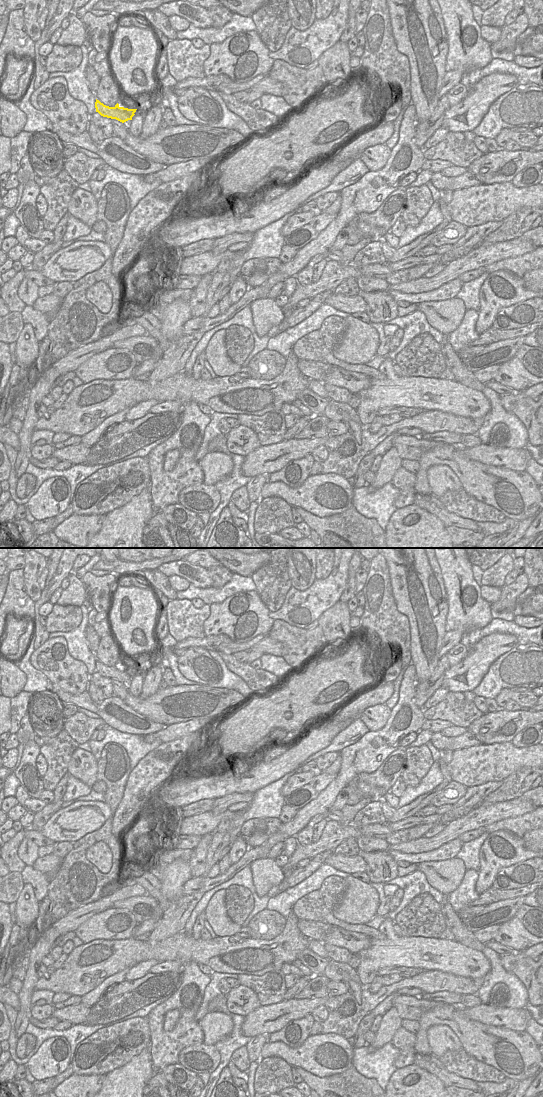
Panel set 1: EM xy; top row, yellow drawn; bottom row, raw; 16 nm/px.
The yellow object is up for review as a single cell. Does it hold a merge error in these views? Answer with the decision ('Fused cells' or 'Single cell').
Single cell.

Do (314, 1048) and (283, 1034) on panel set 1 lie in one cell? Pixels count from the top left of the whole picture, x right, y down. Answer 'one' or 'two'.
two

